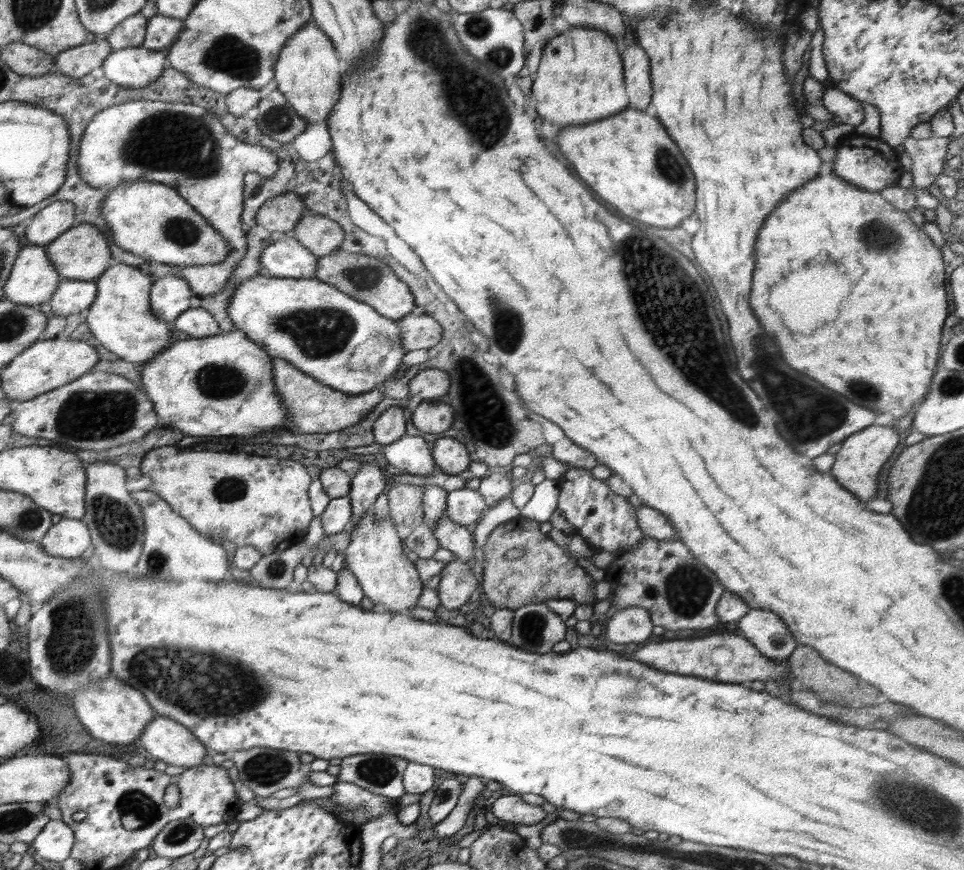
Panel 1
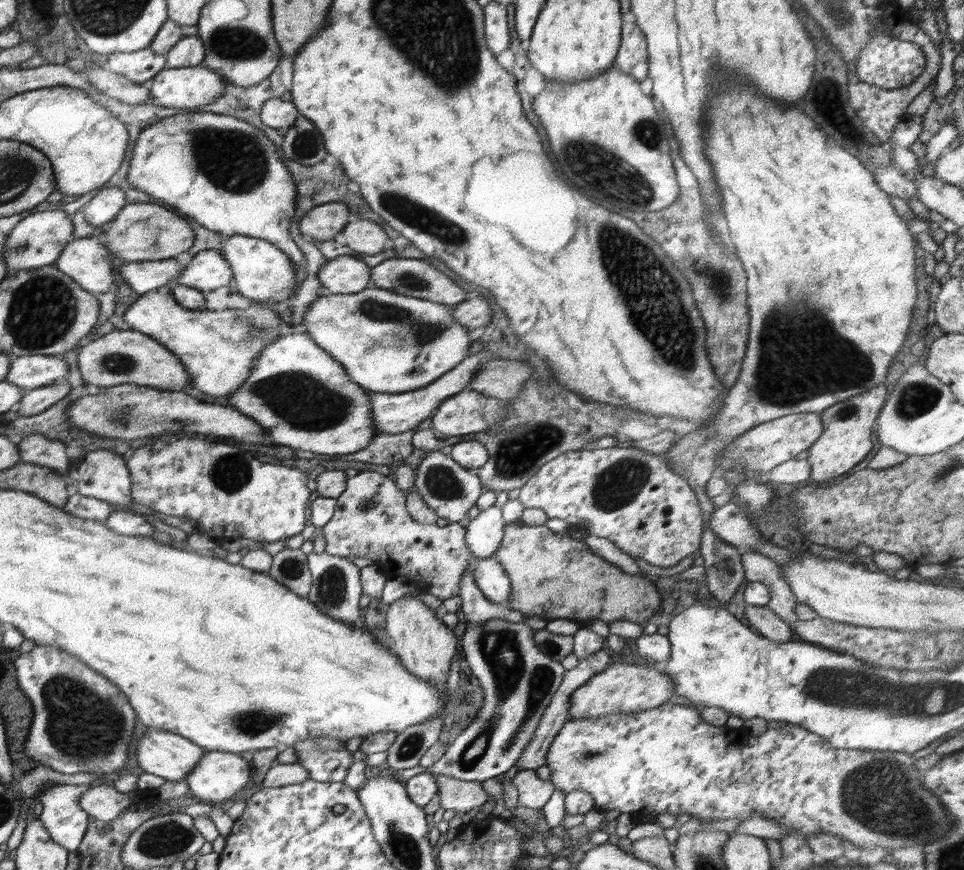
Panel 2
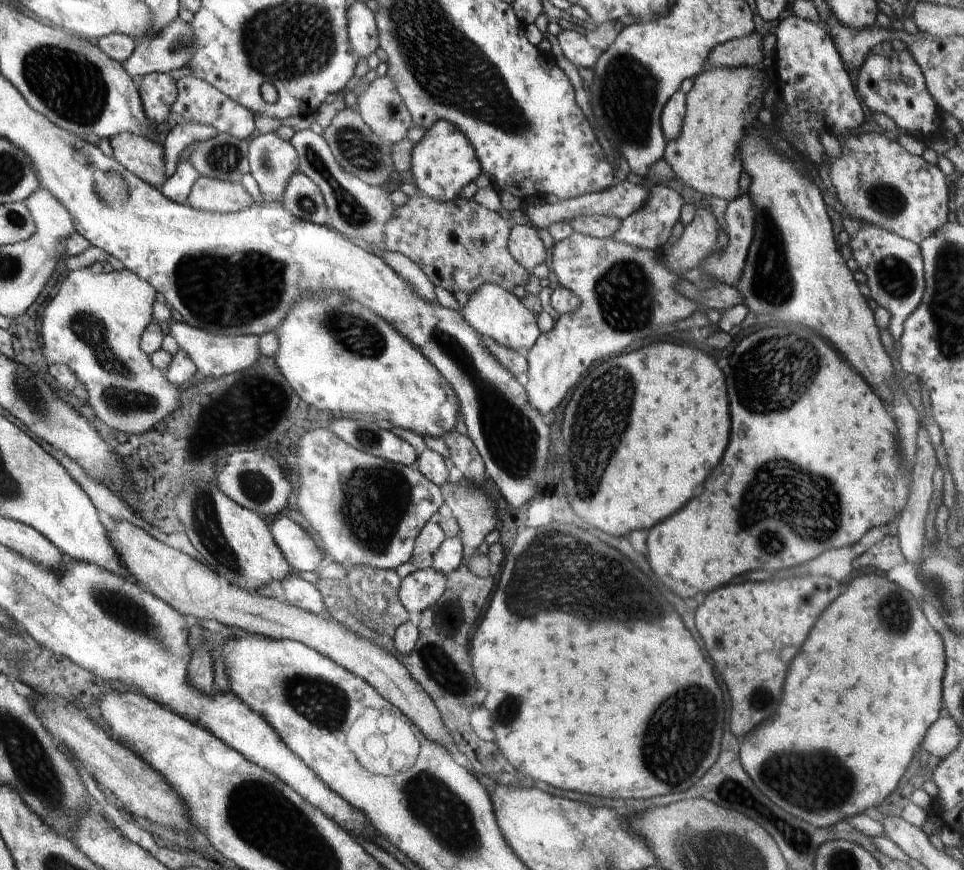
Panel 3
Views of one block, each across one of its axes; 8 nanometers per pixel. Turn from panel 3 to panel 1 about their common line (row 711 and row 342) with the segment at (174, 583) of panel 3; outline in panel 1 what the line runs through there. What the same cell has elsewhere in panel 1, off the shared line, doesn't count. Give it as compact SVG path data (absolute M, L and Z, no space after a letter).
M412 312L398 320L402 350L426 350L436 346L442 339L442 326L428 314L413 314Z

